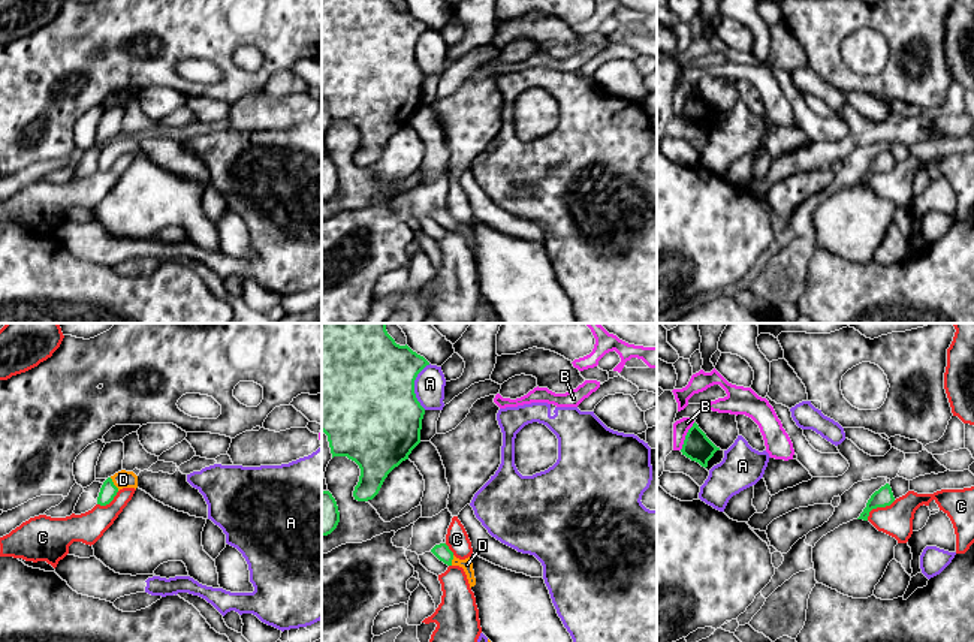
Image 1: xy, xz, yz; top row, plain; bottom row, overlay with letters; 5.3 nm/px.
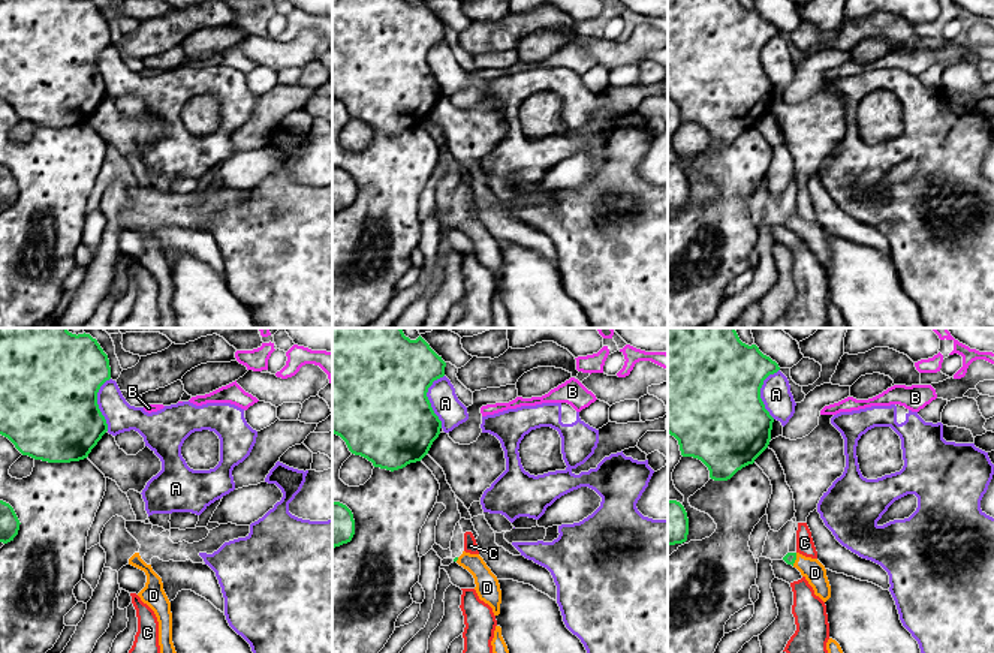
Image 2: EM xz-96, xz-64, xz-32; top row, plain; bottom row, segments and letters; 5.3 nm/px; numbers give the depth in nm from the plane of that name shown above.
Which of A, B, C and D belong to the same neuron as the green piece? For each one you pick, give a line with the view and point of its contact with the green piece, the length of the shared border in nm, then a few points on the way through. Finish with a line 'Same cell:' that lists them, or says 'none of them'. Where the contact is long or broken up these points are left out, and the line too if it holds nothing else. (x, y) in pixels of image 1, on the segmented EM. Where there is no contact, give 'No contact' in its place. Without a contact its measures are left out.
D: Touches green at xy (112, 484). Shared border 90 nm. Path across: xy (108, 491), (112, 484), (123, 479)
Same cell: D

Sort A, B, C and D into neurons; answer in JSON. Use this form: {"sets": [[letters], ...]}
{"sets": [["A"], ["B"], ["C"], ["D"]]}

